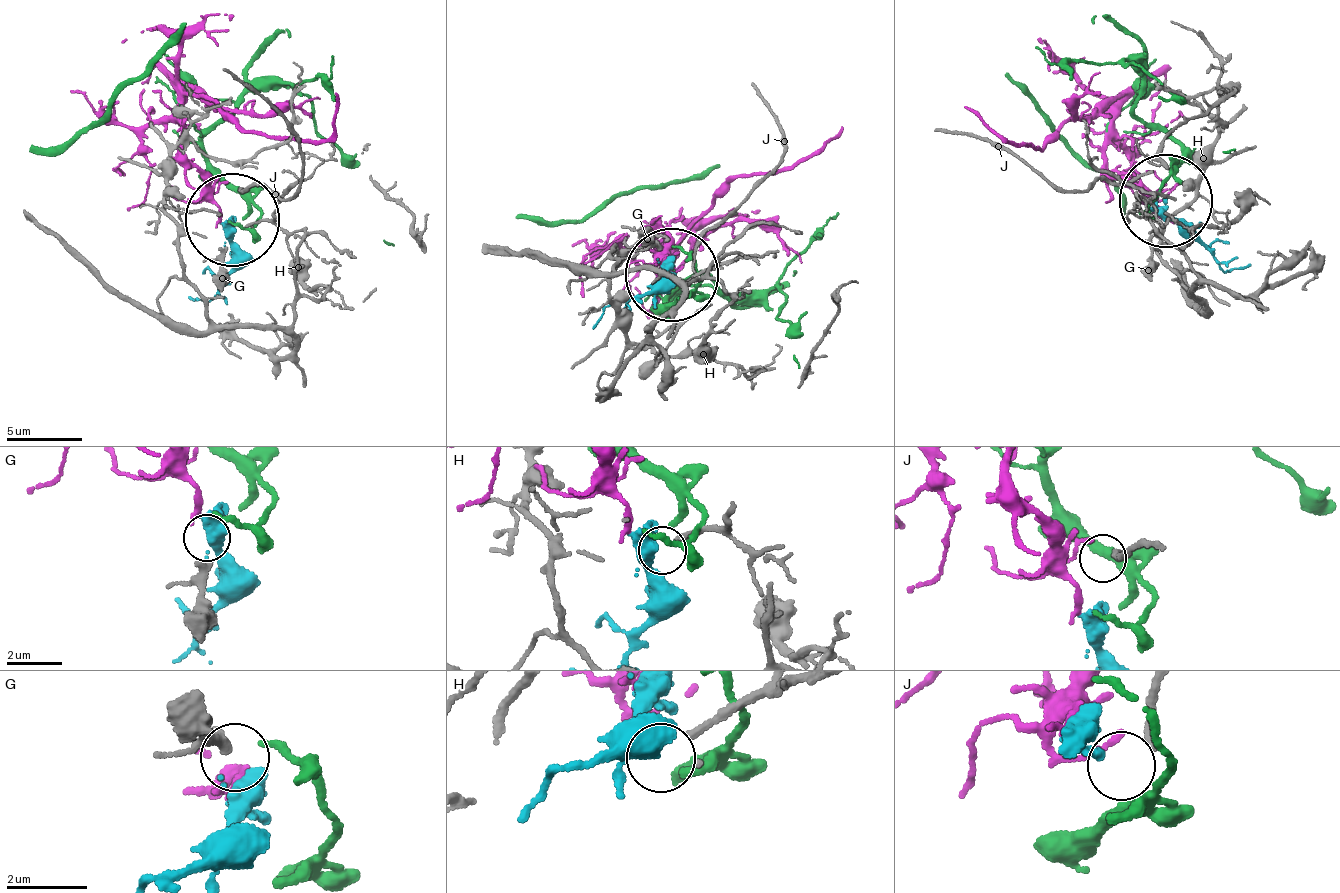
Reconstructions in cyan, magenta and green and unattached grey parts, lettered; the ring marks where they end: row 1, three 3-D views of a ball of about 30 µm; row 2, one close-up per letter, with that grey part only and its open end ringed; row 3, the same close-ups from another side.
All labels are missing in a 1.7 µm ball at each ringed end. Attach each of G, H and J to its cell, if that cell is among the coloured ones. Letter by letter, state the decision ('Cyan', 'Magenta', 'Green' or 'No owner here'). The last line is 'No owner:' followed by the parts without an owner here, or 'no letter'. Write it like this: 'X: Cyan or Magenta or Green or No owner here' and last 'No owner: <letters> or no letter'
G: No owner here
H: No owner here
J: No owner here
No owner: G, H, J

